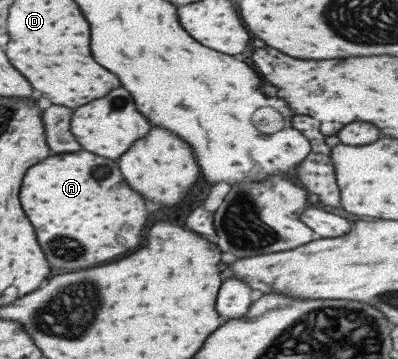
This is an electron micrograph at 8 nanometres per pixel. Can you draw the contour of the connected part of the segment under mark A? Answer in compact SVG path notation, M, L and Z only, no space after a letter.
M74 152L74 154L56 154L40 160L38 164L30 166L22 178L20 186L20 206L30 220L38 244L48 260L50 268L64 268L64 270L80 270L88 266L96 266L100 262L118 258L142 242L142 232L148 220L148 212L144 206L144 200L132 192L118 168L116 162L98 158L90 152Z

